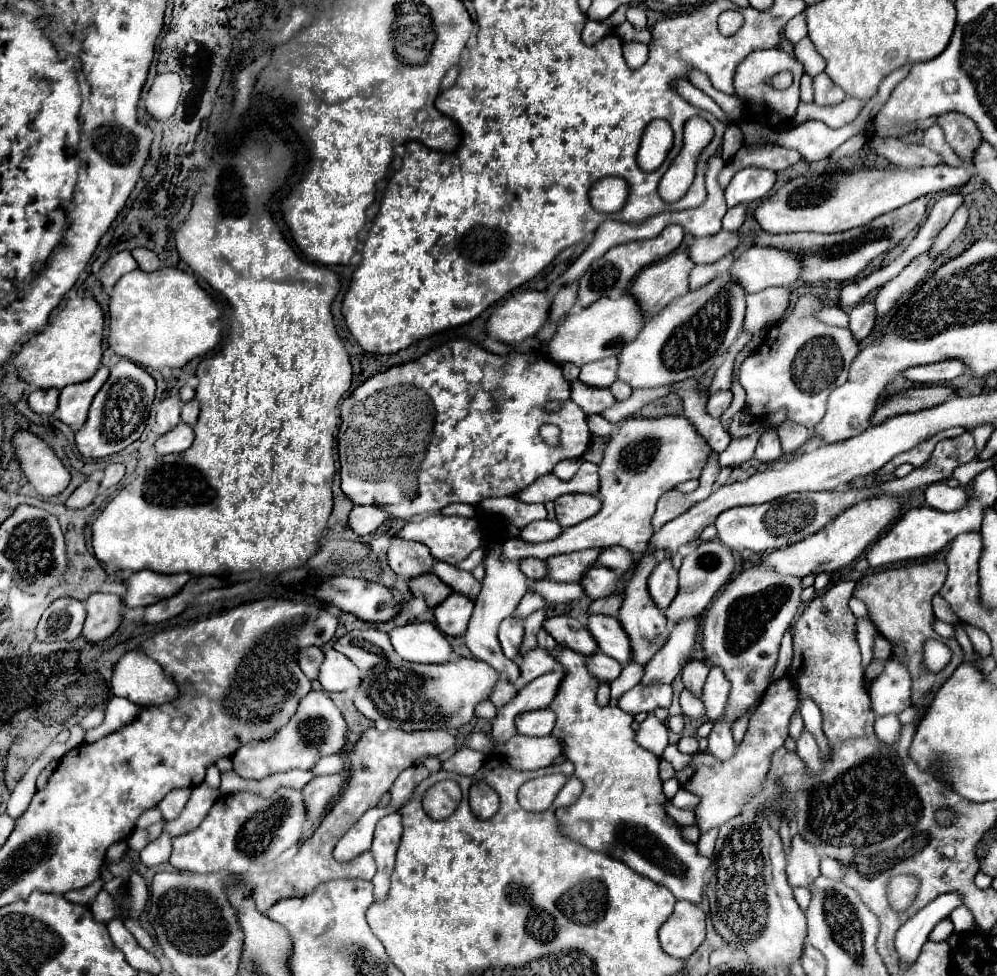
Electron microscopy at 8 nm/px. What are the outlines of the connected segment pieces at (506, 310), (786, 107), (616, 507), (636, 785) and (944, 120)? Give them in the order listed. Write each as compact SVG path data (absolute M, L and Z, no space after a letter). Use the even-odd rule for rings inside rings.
M521 291L509 295L489 317L487 333L507 345L535 337L549 319L551 299L545 291Z
M763 49L763 51L753 51L745 57L745 63L739 65L736 70L734 86L735 95L751 109L749 111L749 119L763 125L763 127L777 127L781 125L785 119L791 119L797 111L799 105L799 79L803 75L803 65L799 65L799 61L795 61L791 55L787 55L785 51L779 49ZM781 71L791 71L793 73L793 85L785 91L775 91L767 85L767 79L775 73ZM753 107L757 107L759 111L753 111Z
M683 415L623 419L619 431L607 441L603 459L599 463L597 495L601 499L601 511L579 525L563 529L557 539L547 543L529 543L519 537L509 537L503 541L503 555L509 561L519 561L523 557L547 559L561 553L611 545L625 547L627 551L639 555L647 549L647 541L653 535L651 517L655 513L657 499L683 481L699 479L709 457L711 447Z
M561 647L557 659L567 669L567 677L551 703L551 711L557 713L557 703L561 703L559 717L579 719L555 721L553 737L516 735L505 741L505 749L497 743L492 754L501 755L515 771L535 771L547 767L547 761L559 757L563 751L563 757L574 765L574 775L583 783L583 793L573 805L555 811L559 831L591 851L615 855L615 859L623 861L639 875L665 885L675 895L677 903L671 917L659 929L659 941L663 951L671 957L687 959L705 941L705 913L699 903L703 899L705 873L711 863L707 857L699 855L695 843L681 837L677 821L667 813L665 805L671 799L661 791L657 773L659 759L635 743L635 731L631 727L633 717L617 707L597 707L595 693L601 681L587 671L583 655Z
M955 111L937 115L937 125L943 129L947 143L951 145L951 149L963 159L969 161L971 153L975 151L975 147L981 143L981 133L975 127L975 123L971 119L967 119L965 115L959 115Z

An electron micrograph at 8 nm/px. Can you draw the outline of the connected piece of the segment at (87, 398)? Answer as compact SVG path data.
M103 365L97 369L97 373L89 381L73 383L61 389L57 417L71 429L79 429L87 419L87 411L95 393L103 387L107 377L109 377L109 369Z

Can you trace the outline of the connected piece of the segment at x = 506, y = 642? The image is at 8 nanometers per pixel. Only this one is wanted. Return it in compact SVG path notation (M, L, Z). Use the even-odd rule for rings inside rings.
M507 617L501 627L499 627L499 641L501 641L501 647L503 647L503 653L509 657L509 659L517 659L519 655L519 647L521 647L521 641L523 641L523 623L517 621L515 617Z

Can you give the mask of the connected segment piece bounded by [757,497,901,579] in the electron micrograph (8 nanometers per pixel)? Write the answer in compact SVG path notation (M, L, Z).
M873 497L867 503L853 505L845 513L841 513L831 525L821 529L819 533L791 545L785 549L777 549L765 557L759 559L757 565L769 567L779 575L791 575L791 577L805 577L805 575L819 575L819 573L833 573L849 563L853 563L877 537L879 533L893 523L901 513L901 501L897 497Z

